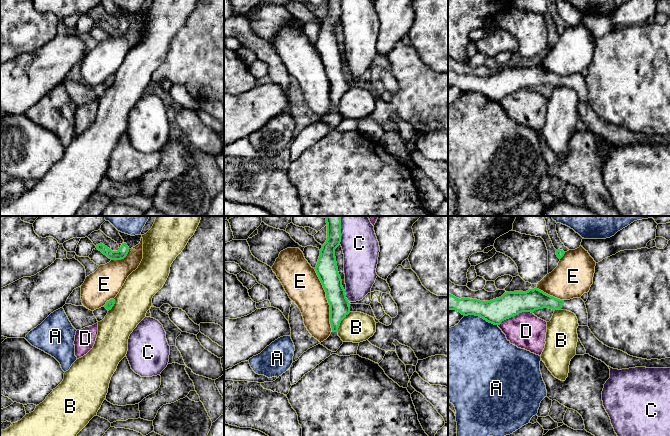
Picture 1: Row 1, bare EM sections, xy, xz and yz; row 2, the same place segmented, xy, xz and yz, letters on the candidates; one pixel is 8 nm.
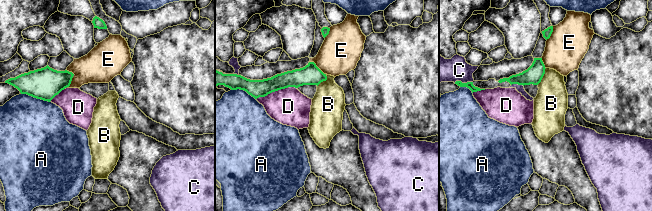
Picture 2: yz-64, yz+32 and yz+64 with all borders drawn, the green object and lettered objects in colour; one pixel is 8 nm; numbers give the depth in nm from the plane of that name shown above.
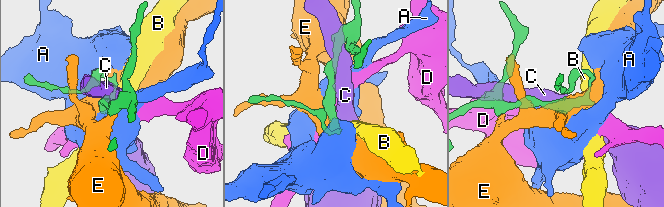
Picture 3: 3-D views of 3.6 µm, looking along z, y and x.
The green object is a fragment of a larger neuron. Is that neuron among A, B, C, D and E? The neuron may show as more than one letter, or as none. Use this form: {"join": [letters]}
{"join": []}

